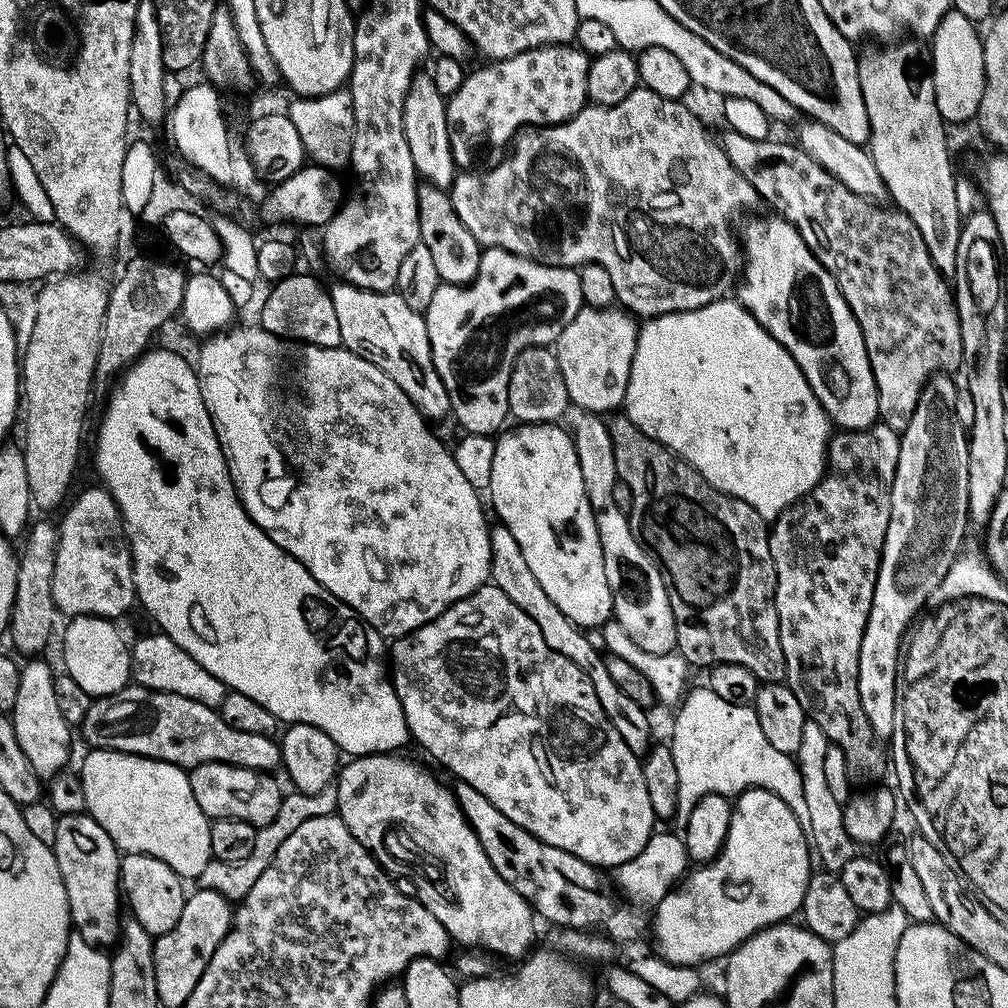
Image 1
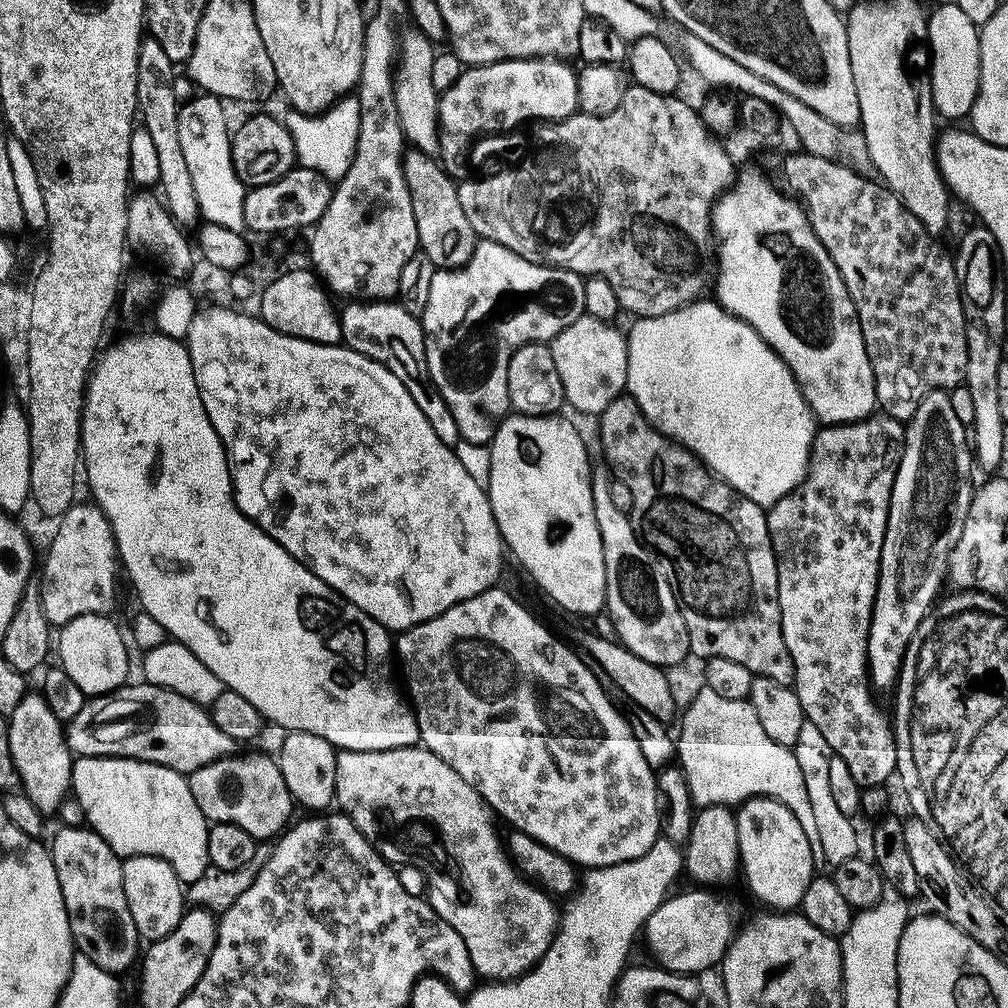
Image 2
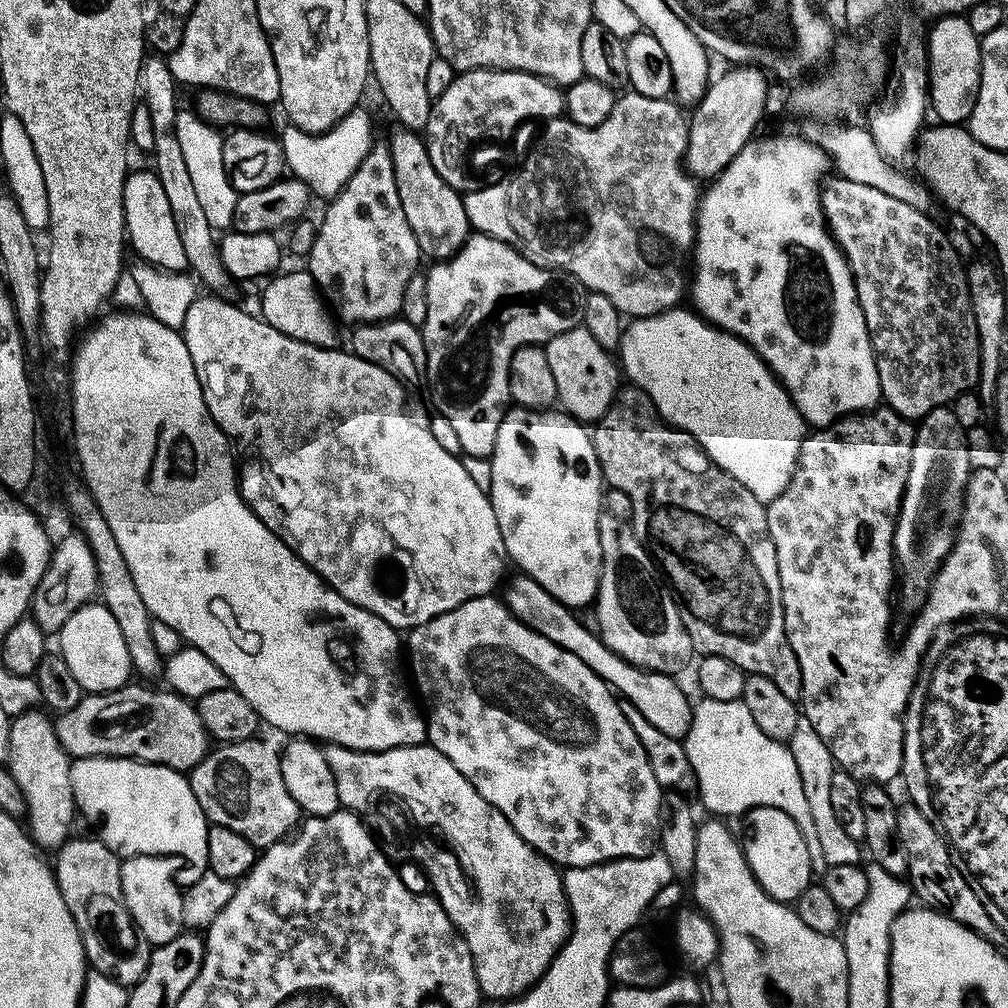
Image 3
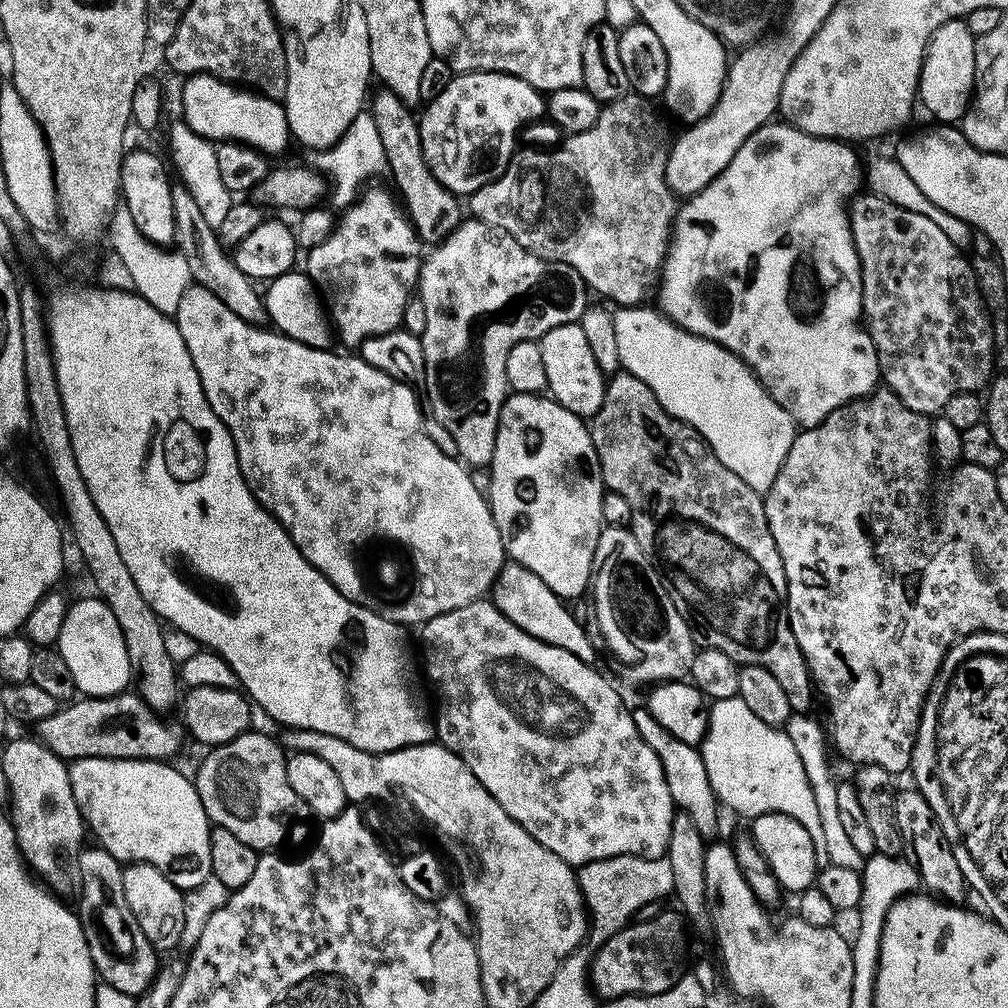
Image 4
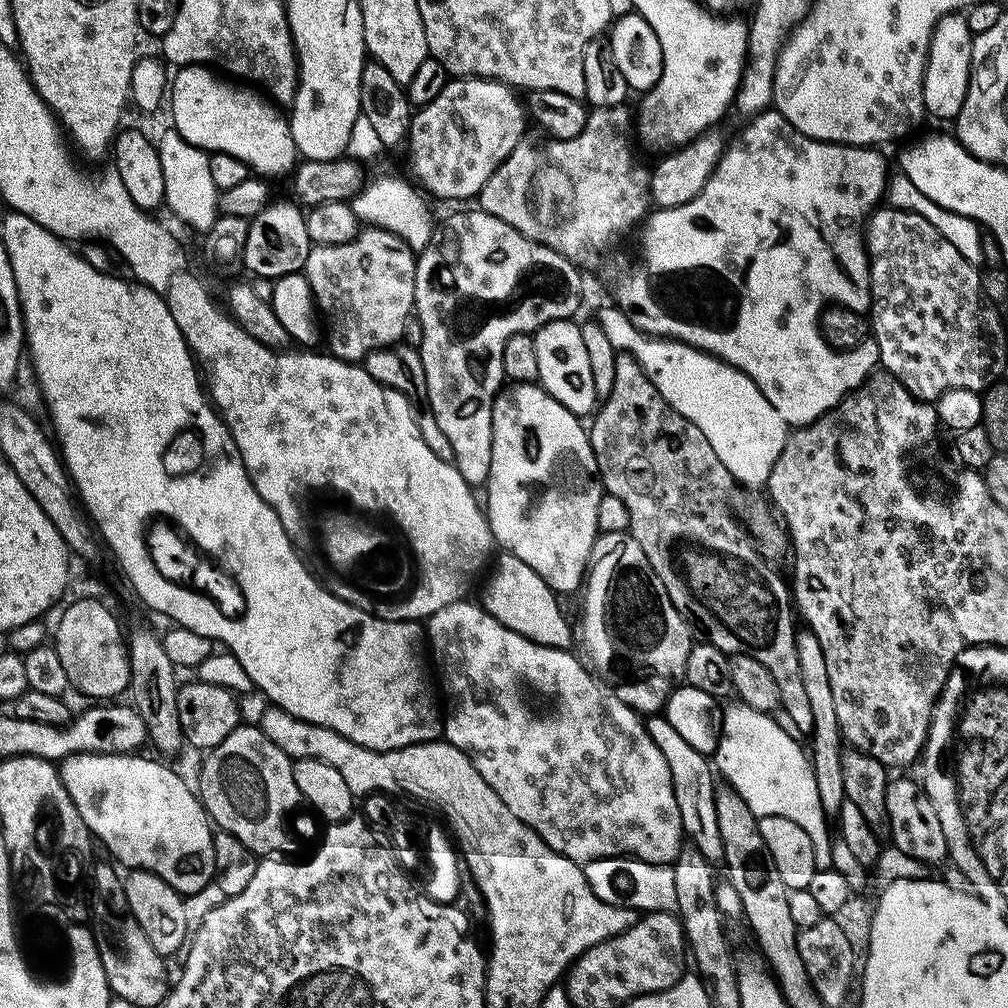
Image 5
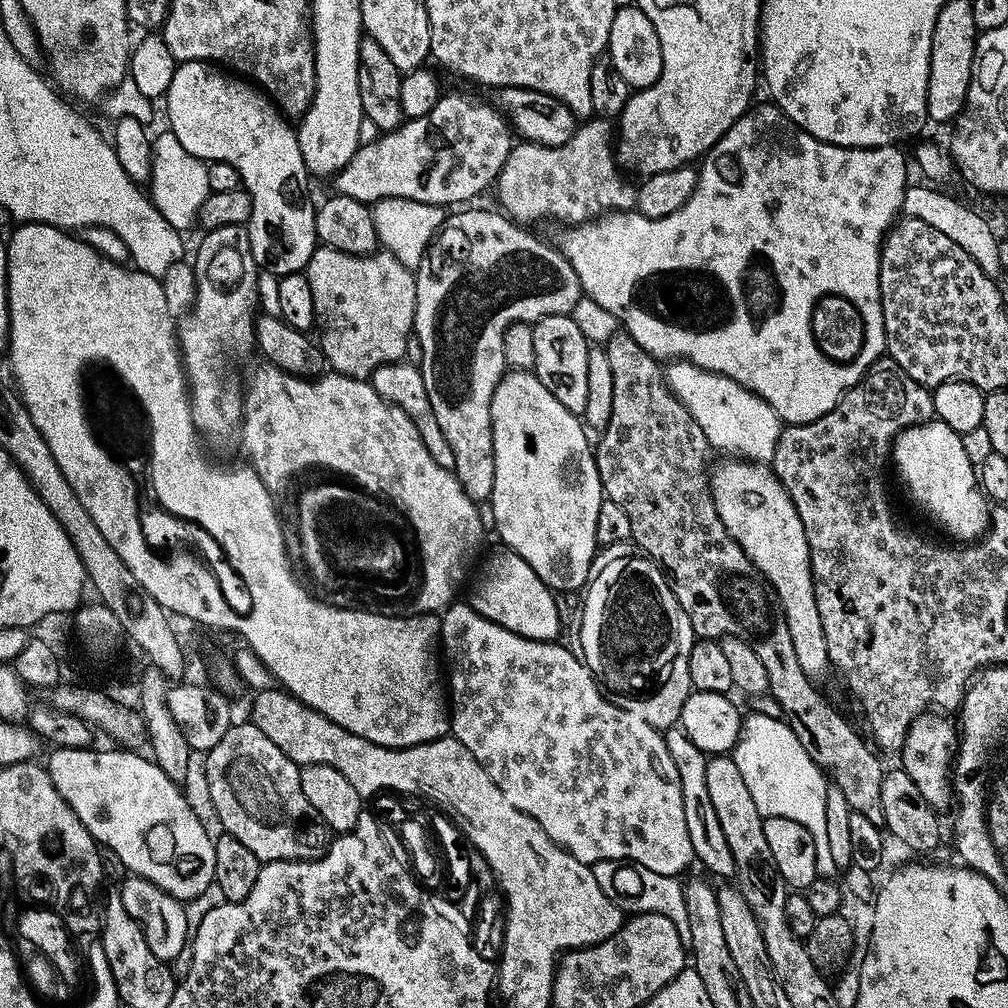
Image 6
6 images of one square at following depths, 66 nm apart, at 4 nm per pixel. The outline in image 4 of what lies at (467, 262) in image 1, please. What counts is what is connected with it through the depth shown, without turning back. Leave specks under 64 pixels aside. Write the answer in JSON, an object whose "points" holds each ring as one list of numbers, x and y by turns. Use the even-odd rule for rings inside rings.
{"points":[[383,86,377,89,377,92,375,89,370,96,370,111,374,118,374,126,378,130,378,138,382,138,382,150,386,154,388,163,387,175,392,175,392,180,396,183,395,191,402,199,403,209,412,221,416,235,425,245,435,246,460,225,461,201,453,192,446,190,446,186,442,186,442,182,434,178,430,166,426,166,426,158,422,154,422,138,417,113,409,104,402,102,402,98,394,94,394,90]]}

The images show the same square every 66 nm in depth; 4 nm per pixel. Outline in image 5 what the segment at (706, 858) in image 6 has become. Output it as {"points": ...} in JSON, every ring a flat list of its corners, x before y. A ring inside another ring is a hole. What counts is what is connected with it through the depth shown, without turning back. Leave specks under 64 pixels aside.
{"points":[[663,714,649,715,646,720,646,727,650,738,654,738,654,746,658,746,658,750,662,750,662,758,666,758,666,766,670,766,670,782,674,786,674,798,678,798,678,814,682,818,685,837,709,862,723,861,722,834,718,834,718,810,716,809,718,784,717,781,712,781,714,768,709,757,703,752,694,750,694,746,690,746,690,742,684,741,682,734,678,734,678,730,674,730,674,726,670,726,670,722]]}

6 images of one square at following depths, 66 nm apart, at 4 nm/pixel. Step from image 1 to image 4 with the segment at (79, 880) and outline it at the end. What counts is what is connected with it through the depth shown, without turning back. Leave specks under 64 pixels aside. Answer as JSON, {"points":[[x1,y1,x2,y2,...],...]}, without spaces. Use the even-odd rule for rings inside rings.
{"points":[[90,846,77,856,77,870,80,894,76,913,83,927,87,946,90,947,91,961,95,964,97,977,127,996,139,997,156,977,160,960,127,904,121,861,114,859,99,846]]}

